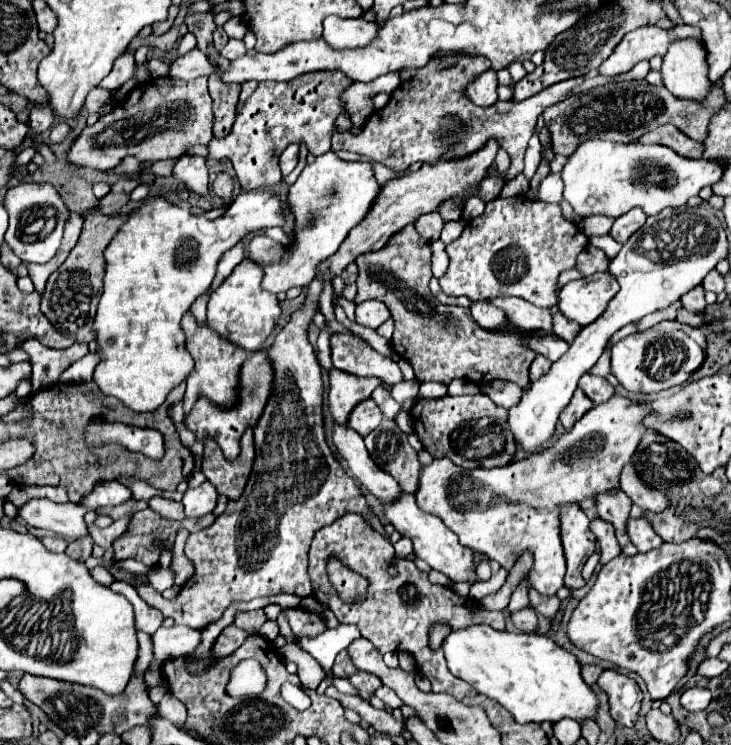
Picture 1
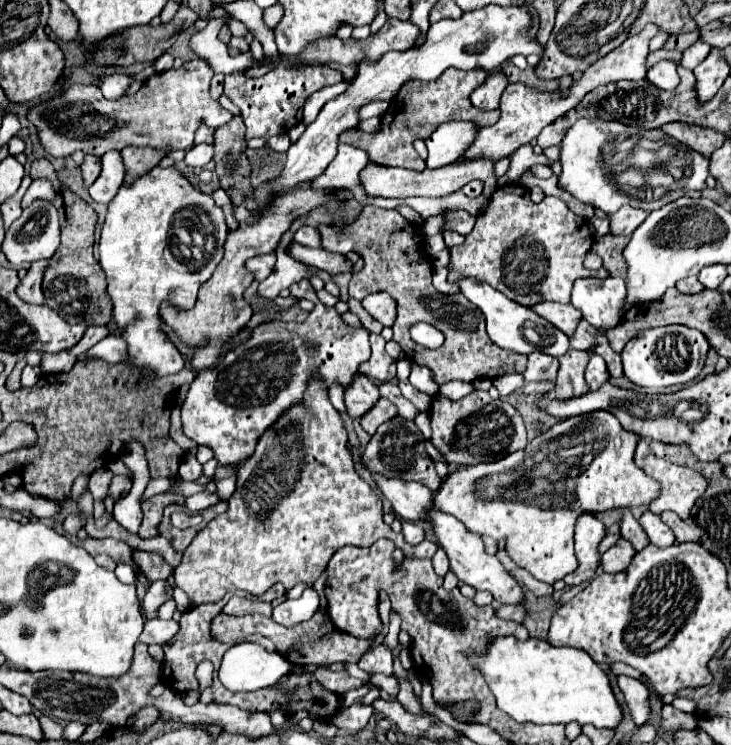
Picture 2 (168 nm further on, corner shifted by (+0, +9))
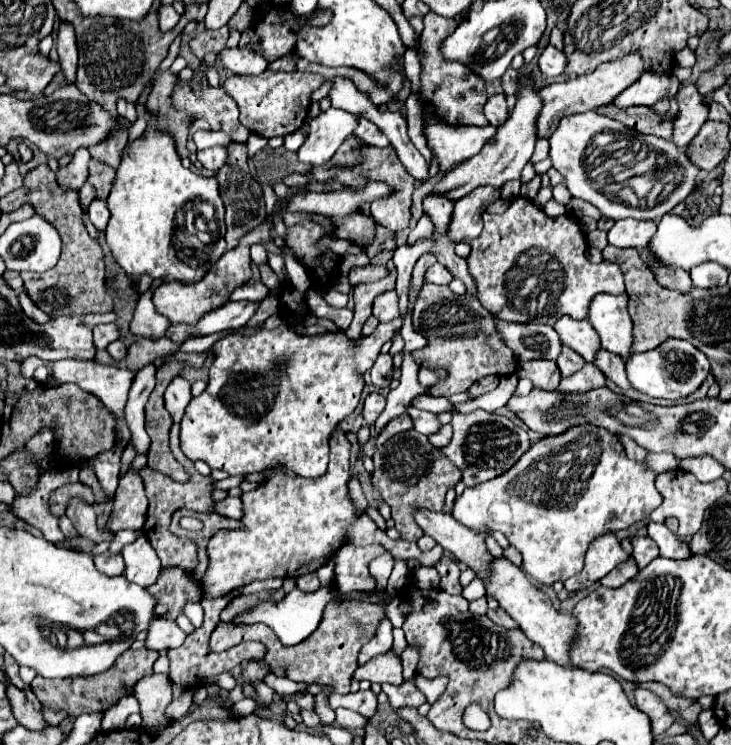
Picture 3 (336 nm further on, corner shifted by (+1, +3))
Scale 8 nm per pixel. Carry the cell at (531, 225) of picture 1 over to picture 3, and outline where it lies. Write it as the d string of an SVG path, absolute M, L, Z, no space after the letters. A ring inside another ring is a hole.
M516 198L508 210L500 216L484 214L484 230L476 240L466 240L472 246L472 254L468 258L468 272L476 284L476 298L480 304L494 316L506 322L516 324L548 324L554 326L560 316L570 316L574 320L588 318L590 302L596 294L624 294L624 278L622 270L614 262L592 264L586 258L586 236L580 230L578 222L564 214L558 218L550 218L544 210L536 208L532 200Z

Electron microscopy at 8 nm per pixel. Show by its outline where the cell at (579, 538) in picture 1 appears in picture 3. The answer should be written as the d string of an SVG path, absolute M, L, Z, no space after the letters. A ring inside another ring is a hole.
M614 534L604 536L590 544L582 572L574 580L564 582L564 588L570 592L580 592L584 588L590 588L592 584L600 582L618 564L626 562L628 558L630 558L630 554L622 550L620 540Z

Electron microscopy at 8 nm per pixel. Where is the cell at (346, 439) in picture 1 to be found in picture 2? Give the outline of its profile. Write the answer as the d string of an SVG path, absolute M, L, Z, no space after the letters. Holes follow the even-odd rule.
M371 472L383 496L391 502L393 510L405 520L425 520L425 510L433 508L433 494L427 486L417 482L403 482L385 478L377 472Z

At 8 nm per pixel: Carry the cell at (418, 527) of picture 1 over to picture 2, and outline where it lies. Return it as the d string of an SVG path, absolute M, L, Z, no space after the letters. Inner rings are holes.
M427 510L427 524L431 526L437 544L445 550L447 558L449 558L449 566L451 572L465 584L473 586L475 590L489 590L493 594L493 598L501 604L523 604L523 592L521 592L521 584L511 578L505 568L501 566L501 562L497 560L497 556L489 556L483 550L483 542L481 536L467 532L465 526L451 514L445 514L441 510Z

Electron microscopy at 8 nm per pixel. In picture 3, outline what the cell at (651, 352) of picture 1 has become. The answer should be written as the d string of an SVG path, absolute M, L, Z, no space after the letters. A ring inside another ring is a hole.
M666 340L660 348L632 354L626 360L626 372L632 388L640 390L642 394L648 394L652 398L678 400L690 396L702 386L710 372L710 360L696 348L692 348L692 344L688 344L686 340Z

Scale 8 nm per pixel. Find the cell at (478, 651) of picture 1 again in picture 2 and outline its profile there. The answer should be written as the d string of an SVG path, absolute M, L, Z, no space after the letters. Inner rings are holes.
M499 636L487 640L485 652L467 654L467 660L483 674L487 686L497 698L497 706L517 722L569 724L577 720L581 726L593 724L597 728L615 728L621 720L621 708L615 702L607 674L591 660L591 656L585 650L569 646L557 648L537 636L529 636L527 640L519 640L515 636Z

